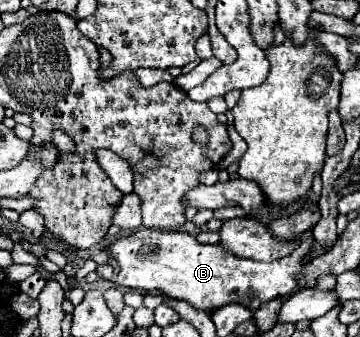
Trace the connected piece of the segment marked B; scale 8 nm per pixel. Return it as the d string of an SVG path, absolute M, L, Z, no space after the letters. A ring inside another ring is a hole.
M140 228L128 236L118 236L114 242L104 248L118 262L118 270L112 274L112 282L122 288L132 290L160 290L168 296L182 298L190 302L198 310L220 308L232 302L248 306L252 312L278 296L288 296L294 288L294 276L304 266L304 256L312 248L312 232L304 232L300 236L298 248L280 260L274 262L258 262L250 258L238 258L230 254L230 250L222 250L220 246L200 244L196 236L182 230L148 230Z

